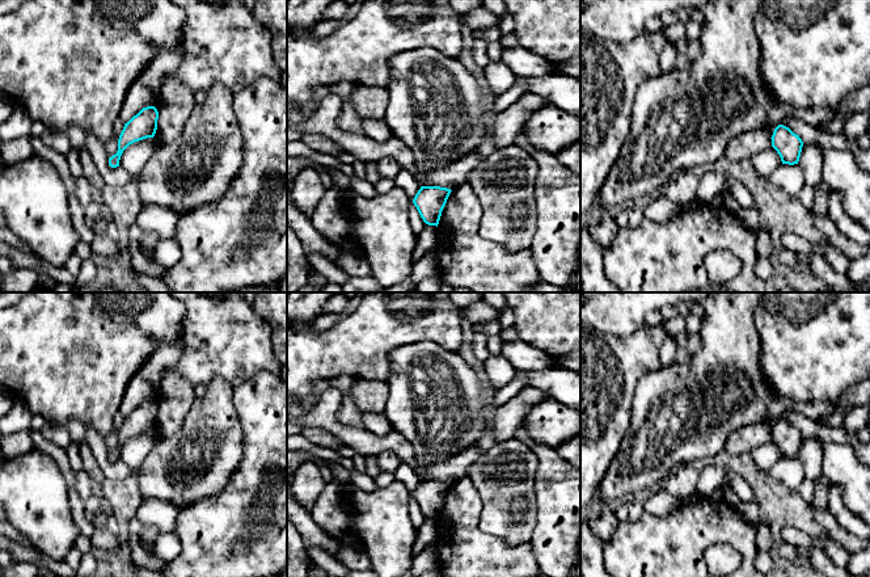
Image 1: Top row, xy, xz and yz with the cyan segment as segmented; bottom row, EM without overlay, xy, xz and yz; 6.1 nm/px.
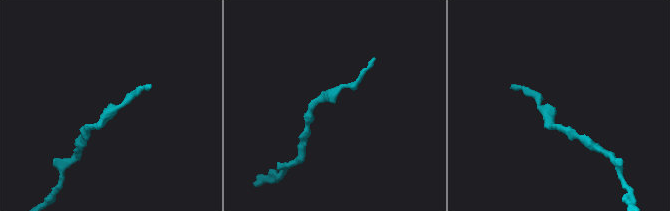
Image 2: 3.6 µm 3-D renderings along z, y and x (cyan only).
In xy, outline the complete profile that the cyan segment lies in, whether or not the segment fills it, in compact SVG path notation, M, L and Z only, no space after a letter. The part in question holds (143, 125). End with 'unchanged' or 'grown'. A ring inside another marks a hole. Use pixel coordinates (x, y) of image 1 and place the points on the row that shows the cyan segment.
M147 106L124 123L118 139L118 151L109 157L109 165L111 168L119 167L121 156L130 144L147 138L153 138L157 130L157 119L157 109L155 106Z; unchanged

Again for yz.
M778 125L772 135L772 147L777 151L782 164L798 164L803 142L789 127Z; unchanged

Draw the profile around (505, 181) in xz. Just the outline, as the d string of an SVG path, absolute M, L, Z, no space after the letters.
M511 144L486 156L469 173L472 186L483 210L478 233L489 241L503 245L510 252L531 249L537 231L535 188L539 167L523 148Z

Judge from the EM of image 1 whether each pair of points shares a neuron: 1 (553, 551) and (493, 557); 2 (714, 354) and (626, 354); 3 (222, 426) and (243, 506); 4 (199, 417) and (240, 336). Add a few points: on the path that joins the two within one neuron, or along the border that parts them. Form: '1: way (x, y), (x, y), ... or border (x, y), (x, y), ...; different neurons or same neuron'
1: border (529, 543), (537, 563); different neurons
2: border (661, 366), (646, 374), (637, 386); different neurons
3: border (241, 442), (239, 464), (226, 487), (212, 495); different neurons
4: border (203, 384), (222, 377), (233, 388); different neurons

